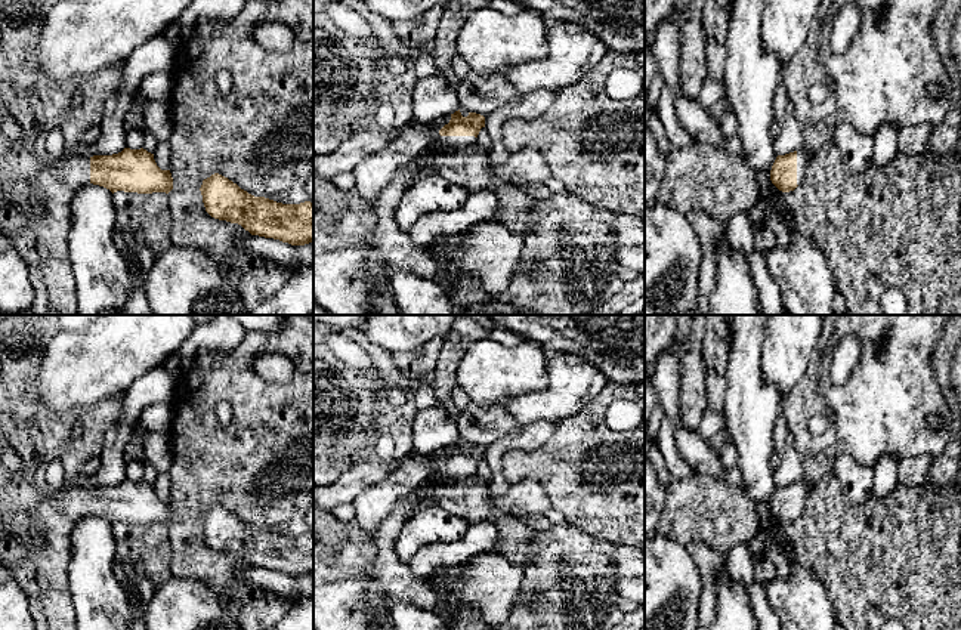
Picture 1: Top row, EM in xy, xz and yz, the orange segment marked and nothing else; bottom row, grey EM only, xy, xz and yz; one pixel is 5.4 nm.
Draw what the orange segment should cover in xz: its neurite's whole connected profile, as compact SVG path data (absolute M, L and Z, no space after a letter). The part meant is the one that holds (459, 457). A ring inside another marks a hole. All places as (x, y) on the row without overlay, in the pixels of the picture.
M458 441L451 445L449 454L439 461L441 467L435 472L433 479L451 481L473 475L482 458L485 458L483 447L469 444L467 448L463 448Z

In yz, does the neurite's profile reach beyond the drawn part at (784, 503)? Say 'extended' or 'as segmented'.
extended

